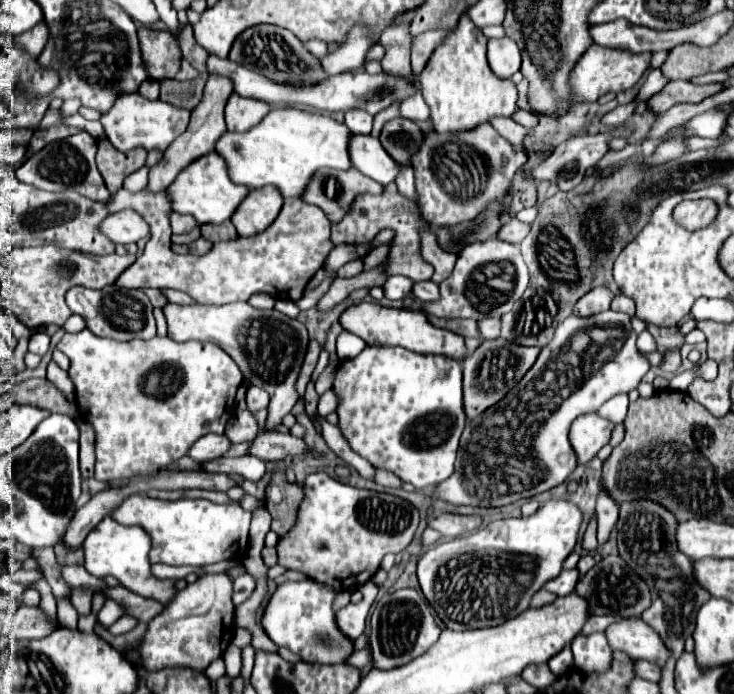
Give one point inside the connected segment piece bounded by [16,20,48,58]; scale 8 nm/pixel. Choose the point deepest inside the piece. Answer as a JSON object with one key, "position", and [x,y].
{"position":[33,42]}

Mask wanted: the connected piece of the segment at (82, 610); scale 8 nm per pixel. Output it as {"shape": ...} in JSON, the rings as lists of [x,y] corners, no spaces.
{"shape":[[[74,588],[72,590],[72,604],[78,610],[78,614],[90,614],[90,600],[92,600],[92,590],[84,588]]]}

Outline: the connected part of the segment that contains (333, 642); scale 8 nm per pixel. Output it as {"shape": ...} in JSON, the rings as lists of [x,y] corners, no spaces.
{"shape":[[[314,580],[284,582],[276,586],[262,614],[262,628],[276,646],[284,646],[302,656],[304,662],[342,664],[352,654],[352,640],[344,638],[336,626],[332,602],[336,592]]]}

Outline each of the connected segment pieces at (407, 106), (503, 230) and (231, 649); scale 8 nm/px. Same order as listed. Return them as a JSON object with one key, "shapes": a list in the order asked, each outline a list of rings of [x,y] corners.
{"shapes":[[[[414,94],[414,98],[406,98],[406,102],[402,102],[400,112],[404,118],[414,120],[414,122],[426,122],[430,120],[430,108],[426,106],[422,94]]],[[[512,218],[508,224],[504,222],[504,224],[500,226],[496,238],[506,240],[506,242],[510,242],[510,244],[518,244],[518,242],[528,234],[528,230],[530,230],[530,224],[522,224],[522,222],[518,222],[516,218]]],[[[230,644],[224,652],[224,662],[226,662],[226,674],[230,678],[236,678],[242,670],[242,650],[234,644]]]]}

